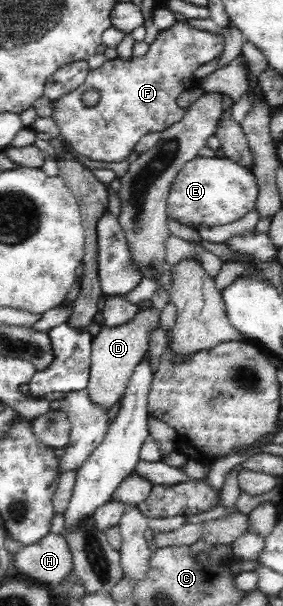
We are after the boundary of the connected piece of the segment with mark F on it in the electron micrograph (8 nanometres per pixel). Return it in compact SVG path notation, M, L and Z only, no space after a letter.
M177 22L171 28L158 33L143 57L123 60L117 56L115 59L105 61L99 69L90 71L79 88L54 100L52 118L66 143L77 153L93 161L107 161L107 163L123 161L144 135L155 131L161 133L185 115L185 109L177 105L177 97L185 92L184 85L190 85L190 89L199 88L198 82L193 80L193 75L202 65L221 58L223 47L223 34L200 30L190 27L187 23Z

